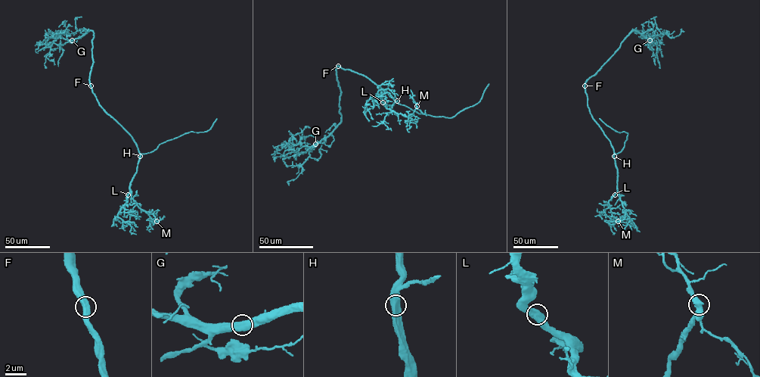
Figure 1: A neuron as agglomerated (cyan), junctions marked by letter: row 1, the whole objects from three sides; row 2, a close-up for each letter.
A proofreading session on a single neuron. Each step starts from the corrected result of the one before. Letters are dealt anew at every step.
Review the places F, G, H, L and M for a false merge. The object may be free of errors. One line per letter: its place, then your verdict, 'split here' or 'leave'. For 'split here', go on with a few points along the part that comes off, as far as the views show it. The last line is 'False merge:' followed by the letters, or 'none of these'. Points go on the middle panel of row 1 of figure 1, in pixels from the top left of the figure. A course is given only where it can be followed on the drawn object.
F: place (338, 66); leave
G: place (315, 144); leave
H: place (397, 101); leave
L: place (383, 102); leave
M: place (417, 106); leave
False merge: none of these

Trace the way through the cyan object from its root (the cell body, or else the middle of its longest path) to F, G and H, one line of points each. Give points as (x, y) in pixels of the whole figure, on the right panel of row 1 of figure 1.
F: (587, 104), (584, 85)
G: (587, 104), (586, 82), (612, 54), (621, 42), (634, 30), (649, 40)
H: (587, 104), (592, 117), (610, 141), (614, 156)

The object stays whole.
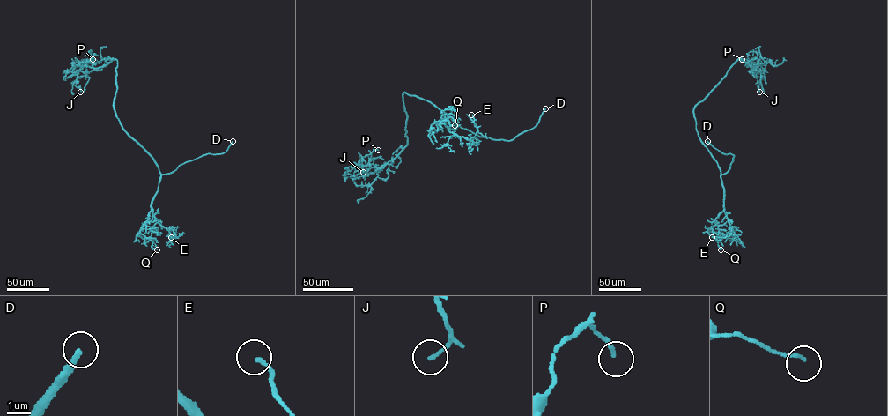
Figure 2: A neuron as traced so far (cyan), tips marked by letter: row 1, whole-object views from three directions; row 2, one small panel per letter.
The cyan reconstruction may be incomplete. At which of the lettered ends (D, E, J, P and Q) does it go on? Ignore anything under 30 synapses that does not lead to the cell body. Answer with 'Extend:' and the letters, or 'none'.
Extend: D

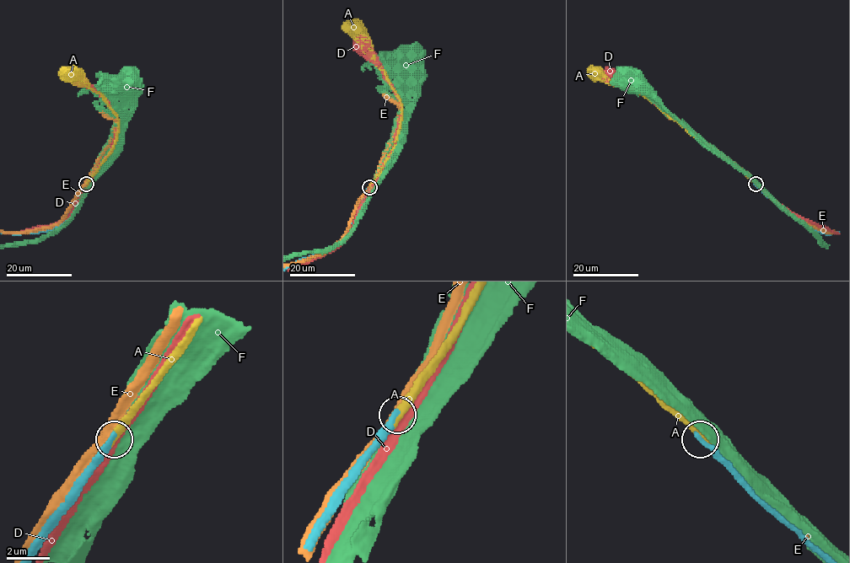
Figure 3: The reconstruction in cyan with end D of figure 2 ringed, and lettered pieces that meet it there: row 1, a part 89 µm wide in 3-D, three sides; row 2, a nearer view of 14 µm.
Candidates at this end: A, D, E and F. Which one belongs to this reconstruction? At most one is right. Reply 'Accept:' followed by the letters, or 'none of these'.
Accept: A

